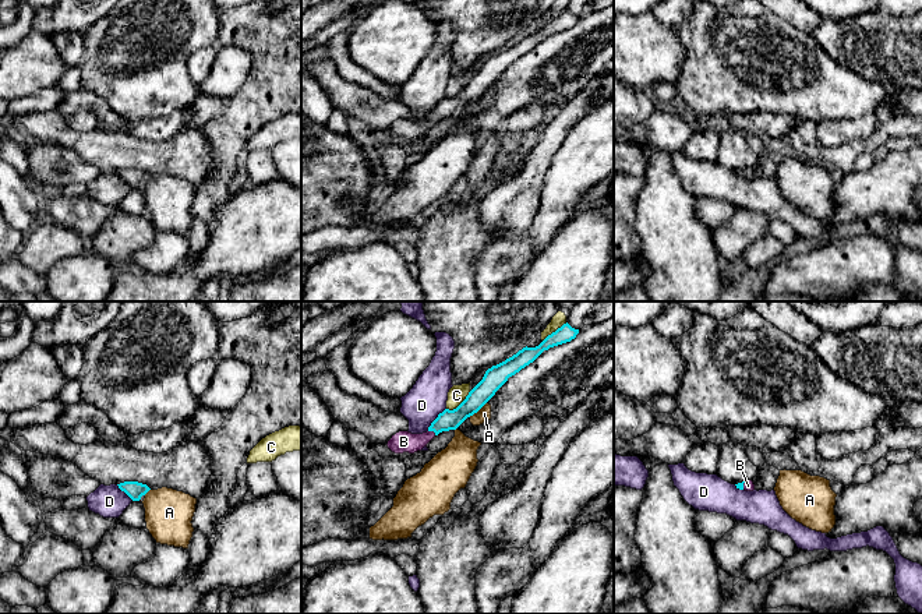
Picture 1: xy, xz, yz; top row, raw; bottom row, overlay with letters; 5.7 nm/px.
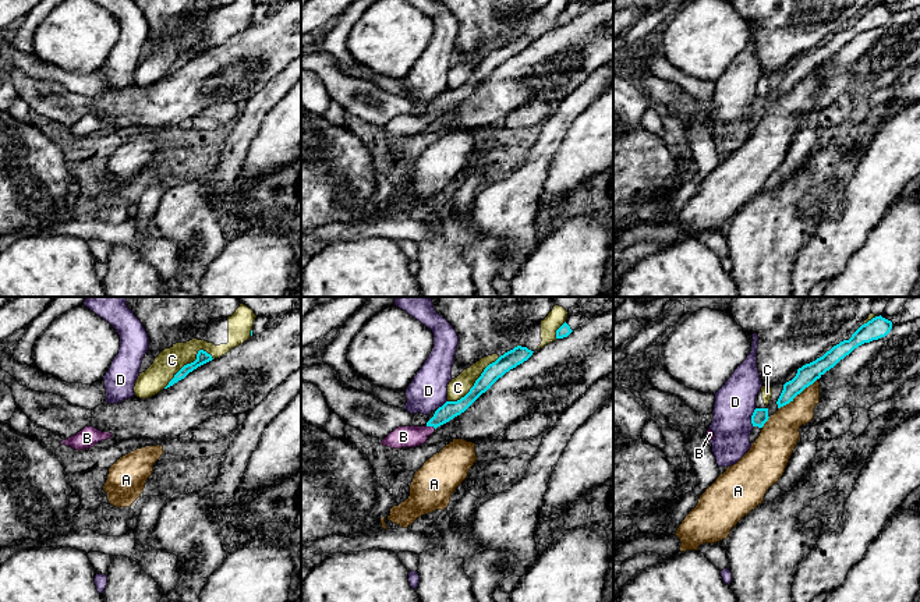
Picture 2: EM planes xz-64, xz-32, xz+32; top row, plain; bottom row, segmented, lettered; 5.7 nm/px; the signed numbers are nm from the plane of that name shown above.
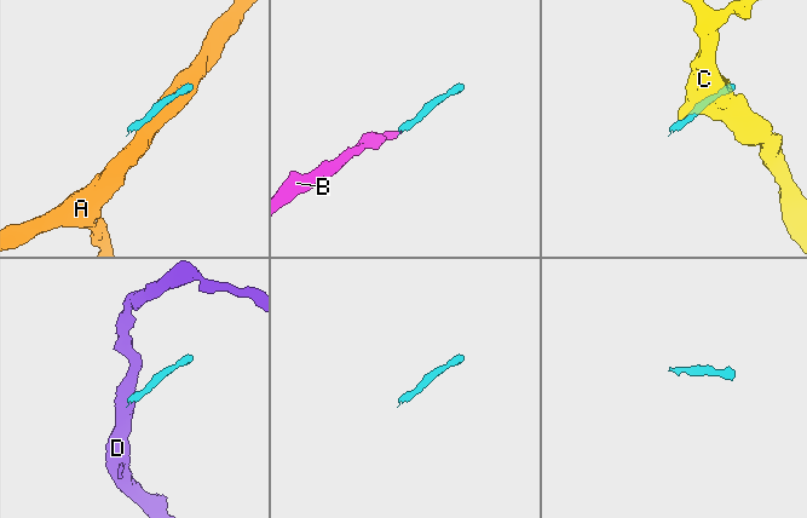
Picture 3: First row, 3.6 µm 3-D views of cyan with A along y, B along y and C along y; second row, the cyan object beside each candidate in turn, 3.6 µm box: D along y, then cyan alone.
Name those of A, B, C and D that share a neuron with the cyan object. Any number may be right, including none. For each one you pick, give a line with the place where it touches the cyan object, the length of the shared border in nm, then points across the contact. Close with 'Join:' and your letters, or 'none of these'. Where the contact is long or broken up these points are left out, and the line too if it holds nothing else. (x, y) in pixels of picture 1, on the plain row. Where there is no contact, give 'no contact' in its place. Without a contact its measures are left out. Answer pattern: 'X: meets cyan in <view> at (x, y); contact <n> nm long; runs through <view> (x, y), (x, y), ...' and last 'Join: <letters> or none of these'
B: meets cyan in xz at (433, 117); contact 50 nm long; runs through xz (447, 108), (433, 117), (419, 129), (403, 129)
Join: B

